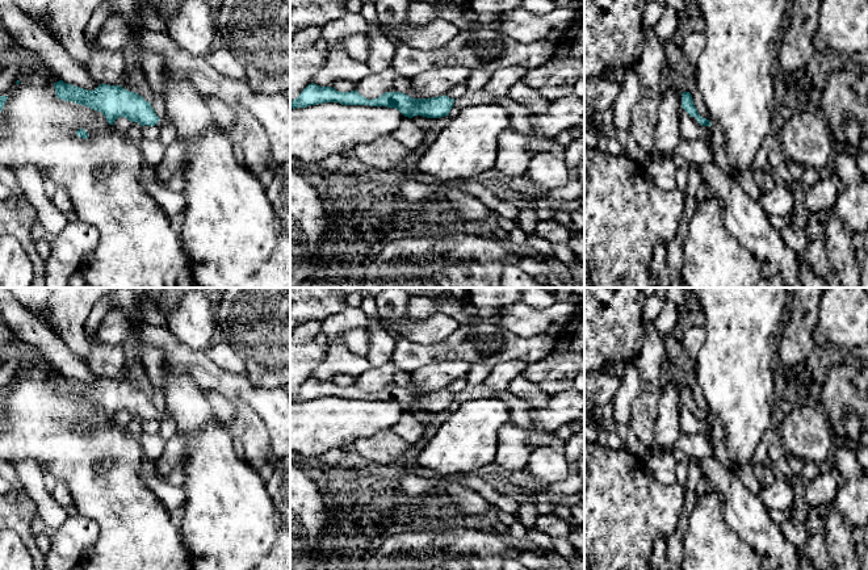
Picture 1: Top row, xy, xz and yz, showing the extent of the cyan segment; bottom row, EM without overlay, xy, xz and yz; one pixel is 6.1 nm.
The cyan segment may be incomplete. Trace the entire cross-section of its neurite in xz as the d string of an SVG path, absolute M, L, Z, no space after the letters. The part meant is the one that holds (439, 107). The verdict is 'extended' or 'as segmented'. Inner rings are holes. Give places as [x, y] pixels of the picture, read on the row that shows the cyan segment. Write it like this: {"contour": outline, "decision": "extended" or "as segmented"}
{"contour": "M311 83L295 100L290 100L290 110L323 102L395 108L408 118L415 116L440 118L449 116L453 106L462 110L470 105L498 104L506 109L511 121L511 129L534 139L548 139L533 127L531 122L532 113L528 108L515 102L510 97L496 97L483 89L466 92L462 97L456 100L445 95L431 99L414 99L402 92L386 92L377 99L369 100L361 96L356 89L351 92L339 92L332 87L320 87Z", "decision": "extended"}

